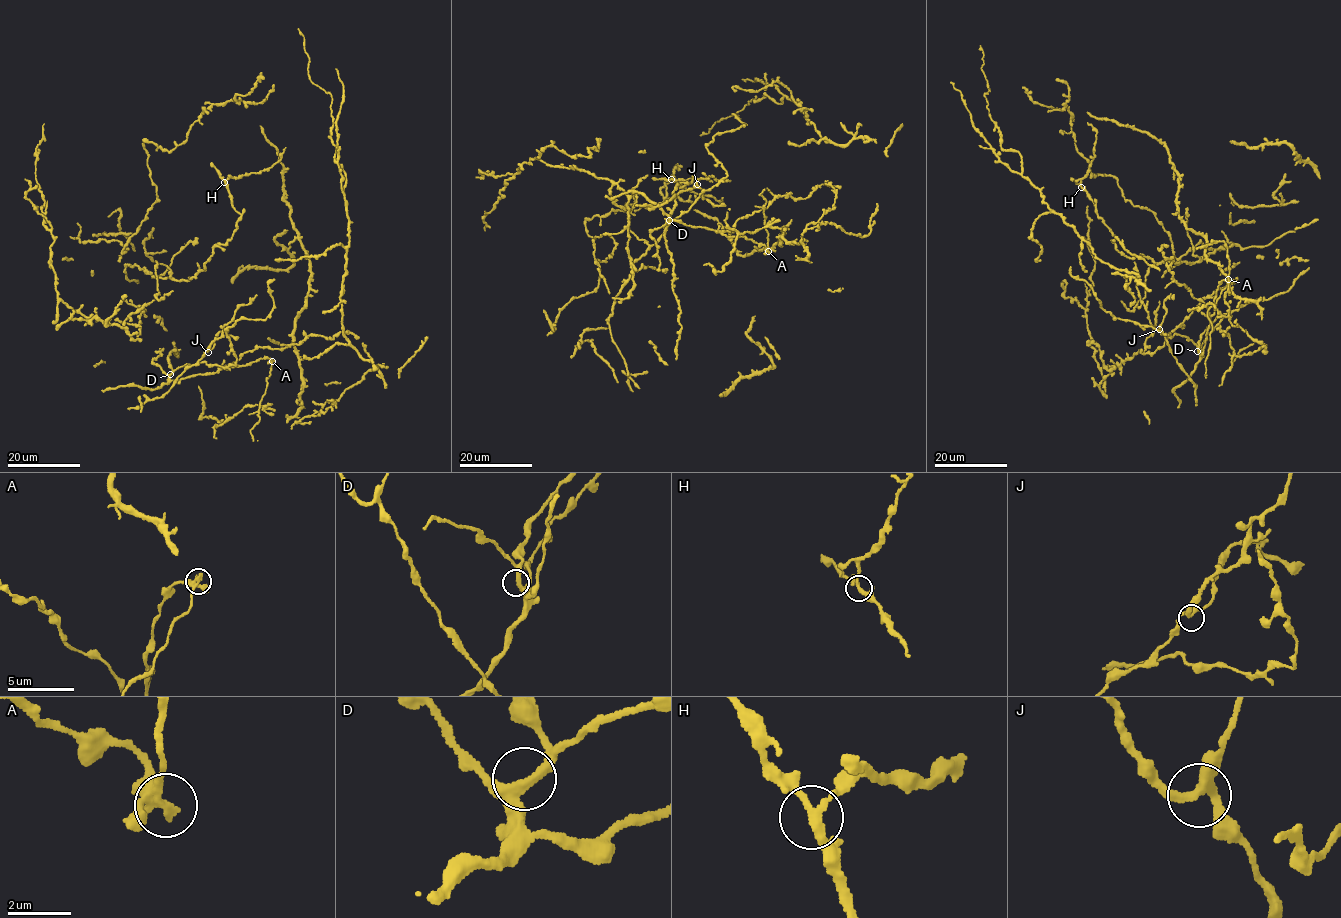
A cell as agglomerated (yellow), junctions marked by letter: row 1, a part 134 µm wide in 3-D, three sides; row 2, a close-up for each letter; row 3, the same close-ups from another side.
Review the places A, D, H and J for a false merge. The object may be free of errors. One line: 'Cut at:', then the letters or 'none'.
Cut at: A

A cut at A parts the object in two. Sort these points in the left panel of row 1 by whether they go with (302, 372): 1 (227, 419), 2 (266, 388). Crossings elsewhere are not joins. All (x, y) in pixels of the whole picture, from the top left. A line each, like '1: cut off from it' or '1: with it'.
1: with it
2: cut off from it

